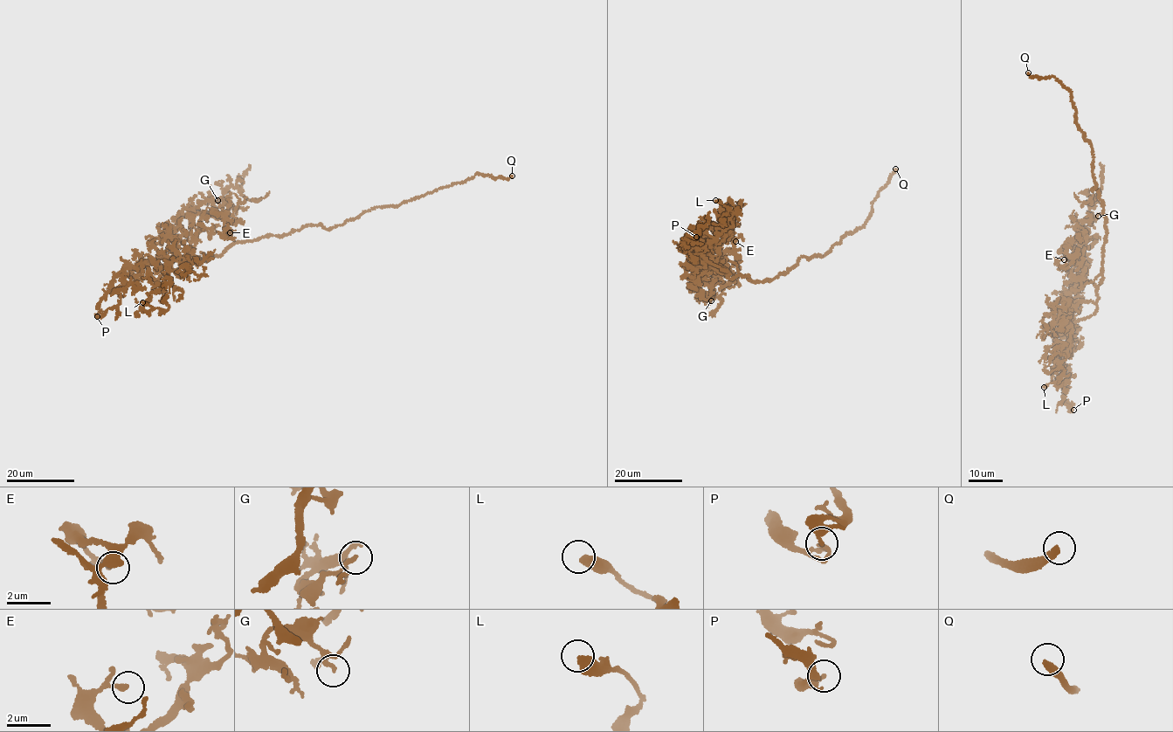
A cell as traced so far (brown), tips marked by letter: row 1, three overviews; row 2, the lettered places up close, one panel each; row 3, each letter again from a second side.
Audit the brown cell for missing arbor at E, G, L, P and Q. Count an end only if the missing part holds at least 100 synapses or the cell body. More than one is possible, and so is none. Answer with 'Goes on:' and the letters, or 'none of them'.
Goes on: Q

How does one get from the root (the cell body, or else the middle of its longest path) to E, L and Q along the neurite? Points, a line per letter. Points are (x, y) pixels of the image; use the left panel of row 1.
E: (272, 236), (237, 242), (206, 259), (192, 256), (191, 242), (208, 208), (224, 216), (223, 237), (230, 232)
L: (272, 236), (237, 242), (206, 259), (193, 256), (183, 265), (179, 256), (158, 279), (169, 309), (142, 302)
Q: (272, 236), (288, 235), (313, 224), (330, 231), (375, 207), (399, 205), (478, 172), (496, 178), (512, 176)

